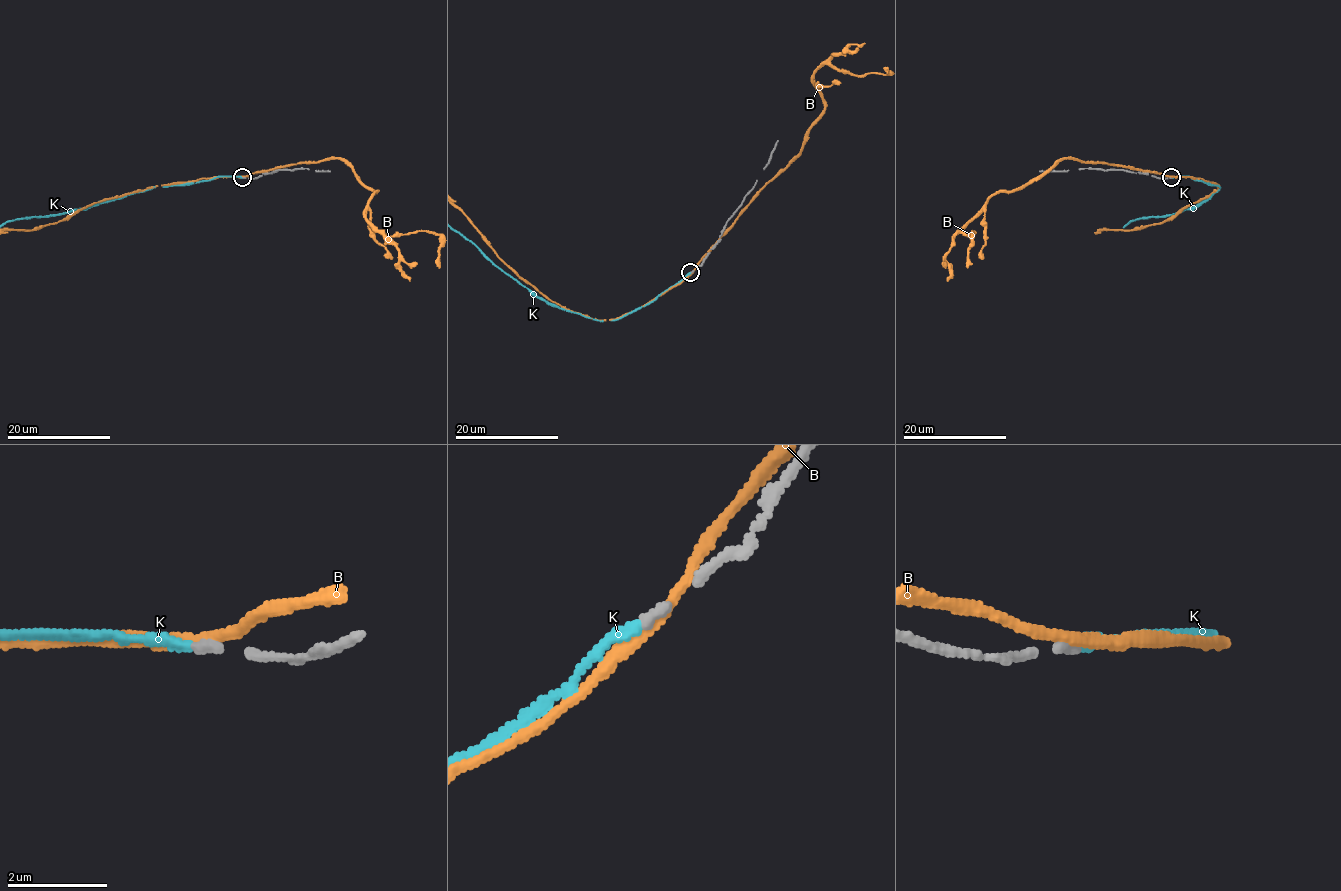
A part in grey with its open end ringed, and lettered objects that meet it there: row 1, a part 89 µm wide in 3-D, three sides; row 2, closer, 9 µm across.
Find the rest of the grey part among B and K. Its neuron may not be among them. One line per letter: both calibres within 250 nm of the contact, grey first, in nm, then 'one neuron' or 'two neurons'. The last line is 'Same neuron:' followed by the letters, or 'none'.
B: 200 nm thick on the grey side, 220 nm on the other; two neurons
K: 200 nm thick on the grey side, 190 nm on the other; one neuron
Same neuron: K

